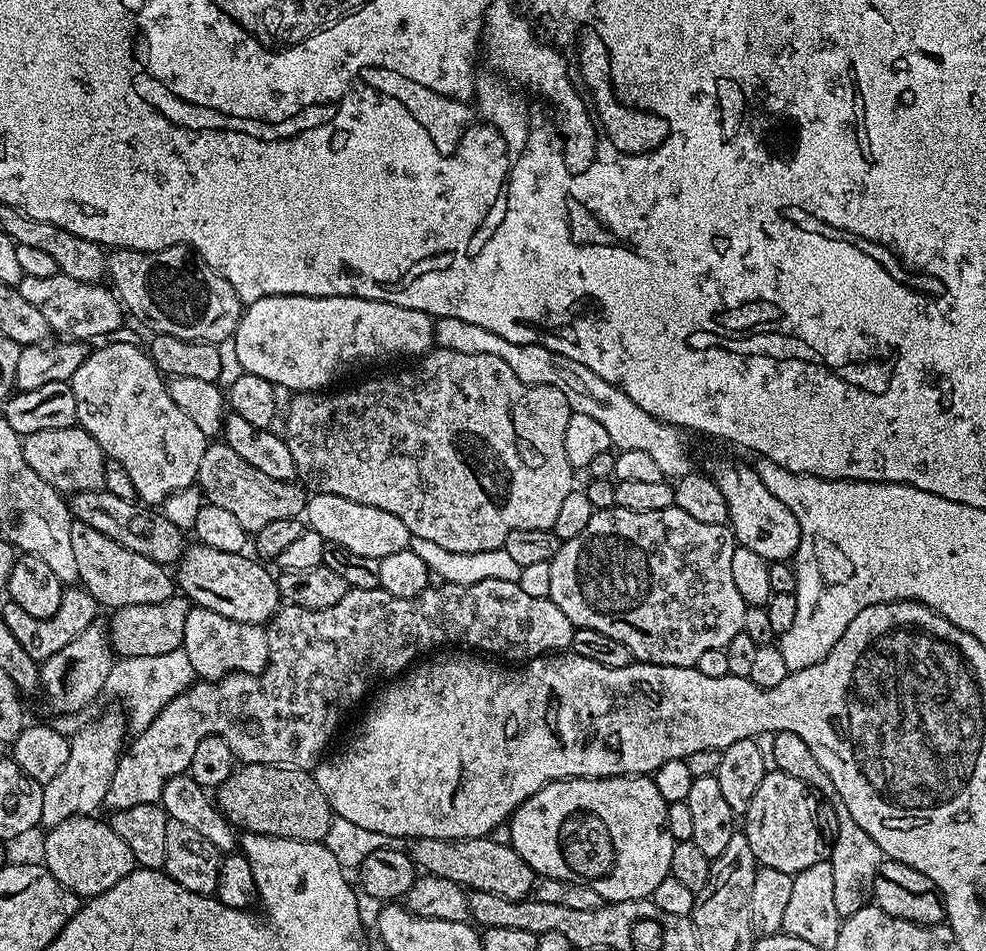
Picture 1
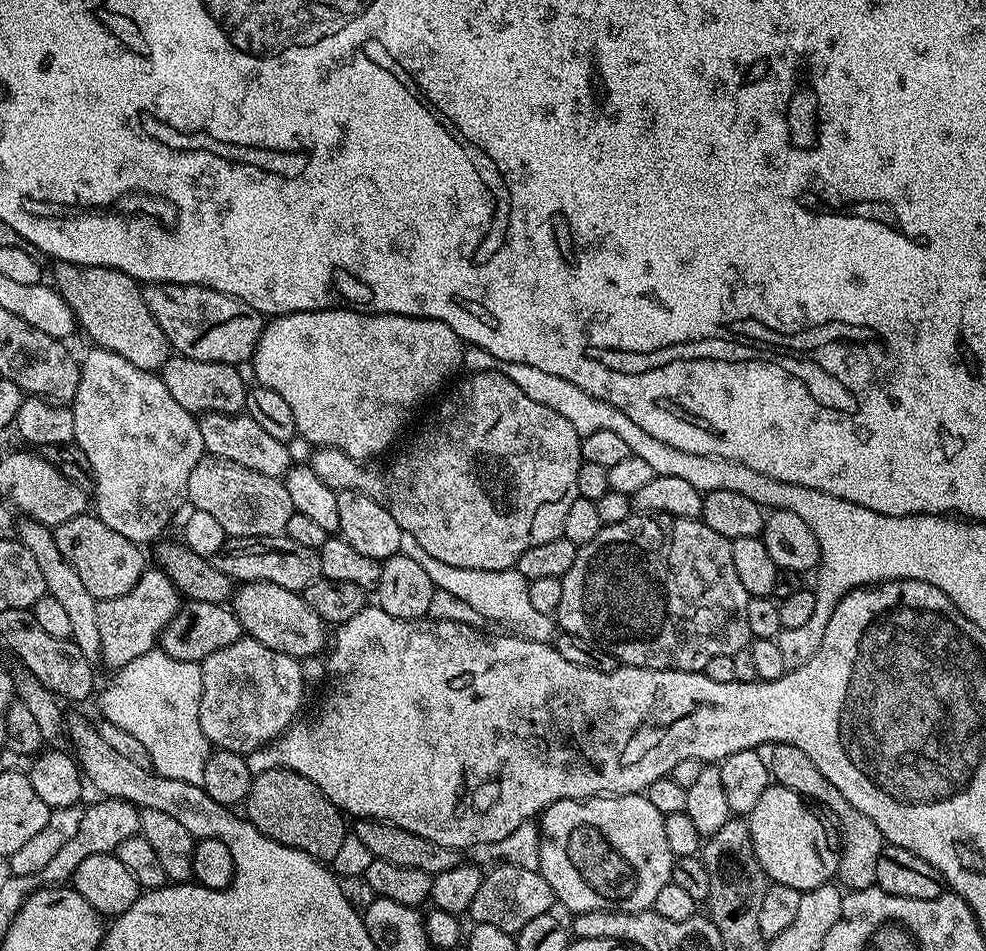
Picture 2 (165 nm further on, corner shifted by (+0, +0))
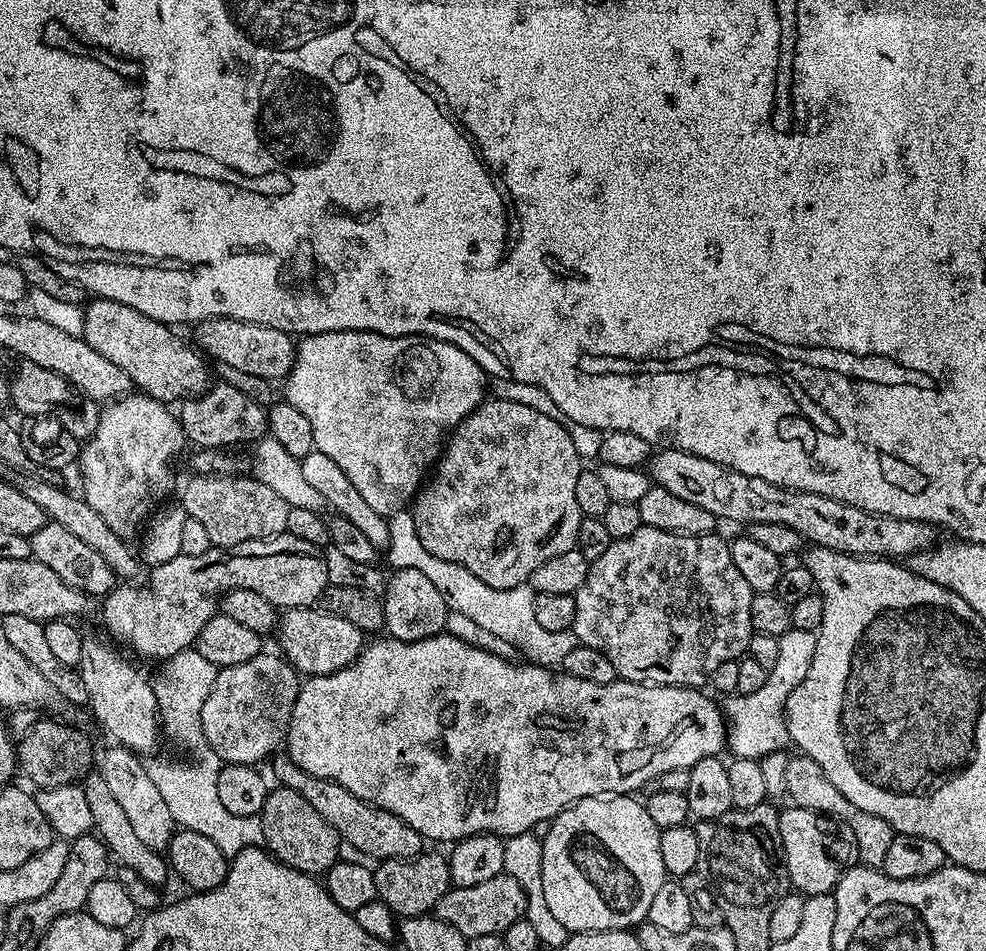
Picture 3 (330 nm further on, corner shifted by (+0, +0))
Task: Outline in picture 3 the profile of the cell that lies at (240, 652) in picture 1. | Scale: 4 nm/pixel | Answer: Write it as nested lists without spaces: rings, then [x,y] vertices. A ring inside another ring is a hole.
[[[261,654],[250,662],[226,666],[214,678],[213,689],[202,706],[202,730],[209,748],[224,764],[257,765],[285,743],[302,677],[283,655],[275,655]]]

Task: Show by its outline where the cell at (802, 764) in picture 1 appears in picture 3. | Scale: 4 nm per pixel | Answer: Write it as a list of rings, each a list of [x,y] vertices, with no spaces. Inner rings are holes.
[[[803,754],[795,755],[784,764],[784,788],[792,799],[789,801],[795,807],[833,817],[850,830],[854,830],[856,839],[854,852],[859,863],[866,868],[883,869],[886,853],[894,835],[892,828],[886,822],[882,822],[882,818],[866,814],[866,810],[858,810],[858,806],[854,806],[854,802],[850,802],[850,798],[846,798],[846,794],[842,794],[842,790],[838,790],[838,786],[834,786],[830,778],[826,778],[826,770],[822,770],[822,766],[814,762],[814,758]]]

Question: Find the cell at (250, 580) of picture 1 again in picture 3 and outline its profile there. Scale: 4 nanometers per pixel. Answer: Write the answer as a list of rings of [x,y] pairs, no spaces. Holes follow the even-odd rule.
[[[320,606],[287,609],[278,620],[279,636],[279,651],[304,678],[329,676],[347,664],[353,664],[360,657],[366,643],[366,634],[354,626],[354,622],[346,622],[346,618],[338,618]]]

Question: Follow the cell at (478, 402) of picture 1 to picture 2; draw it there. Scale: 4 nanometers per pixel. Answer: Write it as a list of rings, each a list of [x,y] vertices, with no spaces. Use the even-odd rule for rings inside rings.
[[[497,370],[497,371],[494,371],[494,372],[473,372],[473,373],[471,373],[471,374],[468,374],[468,375],[465,375],[465,376],[464,376],[464,377],[463,377],[463,378],[464,378],[464,379],[465,379],[465,380],[464,380],[464,381],[462,381],[462,382],[461,382],[461,384],[460,384],[460,385],[458,385],[458,386],[457,386],[457,388],[456,388],[456,389],[454,389],[454,390],[453,390],[453,392],[452,392],[452,397],[450,397],[450,398],[449,398],[449,400],[444,400],[444,401],[442,401],[442,402],[441,402],[441,404],[440,404],[440,405],[438,405],[438,406],[437,406],[437,408],[436,408],[436,413],[434,413],[434,414],[433,414],[433,416],[432,416],[432,417],[430,417],[430,418],[429,418],[429,420],[428,420],[428,421],[426,421],[426,422],[425,422],[425,424],[424,424],[424,429],[422,429],[422,430],[421,430],[421,432],[420,432],[420,433],[418,433],[418,434],[417,434],[417,436],[416,436],[416,444],[412,444],[412,445],[410,445],[410,446],[409,446],[409,448],[408,448],[408,452],[404,452],[404,453],[402,453],[402,454],[401,454],[401,456],[396,456],[396,457],[394,457],[394,458],[393,458],[393,460],[392,460],[392,461],[390,461],[390,462],[389,462],[389,464],[388,464],[388,465],[386,465],[386,466],[385,466],[385,468],[384,468],[384,472],[383,472],[383,470],[382,470],[382,469],[380,469],[380,468],[368,468],[368,467],[372,467],[372,466],[365,466],[365,465],[364,465],[364,464],[363,464],[363,463],[361,463],[361,461],[359,461],[359,460],[355,460],[355,459],[354,459],[354,458],[350,458],[350,457],[349,457],[349,456],[348,456],[348,455],[347,455],[347,454],[346,454],[346,453],[344,453],[344,452],[343,452],[343,451],[342,451],[342,450],[338,450],[338,449],[337,449],[337,448],[316,448],[316,449],[315,449],[315,451],[313,451],[313,452],[312,452],[312,453],[311,453],[311,459],[310,459],[310,463],[311,463],[311,465],[312,465],[312,469],[313,469],[313,470],[314,470],[314,474],[318,474],[318,478],[322,478],[322,482],[326,482],[326,486],[330,486],[330,487],[331,487],[331,488],[333,488],[333,489],[334,489],[334,491],[336,491],[336,492],[337,492],[337,493],[339,493],[339,492],[344,492],[344,491],[356,491],[356,492],[361,492],[361,494],[363,494],[363,495],[365,495],[365,496],[366,496],[366,498],[370,498],[370,499],[373,499],[373,500],[374,500],[374,502],[376,502],[376,503],[378,503],[378,504],[380,504],[380,505],[381,505],[381,506],[382,506],[382,507],[384,507],[384,508],[385,508],[385,509],[386,509],[386,510],[388,510],[388,511],[389,511],[389,512],[390,512],[390,515],[391,515],[391,517],[392,517],[392,518],[394,518],[394,520],[395,520],[395,521],[396,521],[396,522],[397,522],[397,524],[398,524],[398,526],[399,526],[399,527],[400,527],[400,528],[401,528],[401,530],[402,530],[402,532],[409,532],[409,533],[410,533],[410,535],[411,535],[411,536],[413,536],[413,537],[414,537],[414,538],[418,538],[418,546],[422,546],[422,550],[426,550],[426,554],[430,554],[430,558],[438,558],[438,562],[446,562],[446,566],[454,566],[454,567],[455,567],[455,568],[473,568],[473,569],[474,569],[474,570],[506,570],[506,569],[507,569],[507,568],[515,568],[515,567],[516,567],[516,563],[517,563],[517,562],[518,562],[518,558],[519,558],[519,557],[520,557],[520,555],[522,555],[522,553],[524,553],[524,552],[525,552],[525,551],[526,551],[526,550],[530,550],[530,546],[542,546],[542,542],[554,542],[554,541],[555,541],[555,540],[558,540],[558,539],[561,539],[561,537],[563,537],[563,535],[564,535],[564,523],[565,523],[565,522],[566,522],[566,513],[568,513],[568,512],[569,512],[569,511],[570,511],[570,505],[572,505],[572,504],[573,504],[573,502],[575,502],[575,500],[576,500],[576,498],[577,498],[577,494],[576,494],[576,491],[577,491],[577,490],[578,490],[578,470],[579,470],[579,469],[580,469],[580,465],[581,465],[581,463],[582,463],[582,461],[581,461],[581,459],[580,459],[580,442],[581,442],[581,439],[582,439],[582,438],[581,438],[581,436],[579,436],[579,434],[578,434],[578,433],[576,433],[576,431],[575,431],[575,430],[574,430],[574,426],[570,426],[570,422],[566,422],[566,418],[562,418],[562,414],[558,414],[558,413],[557,413],[557,412],[555,412],[555,411],[554,411],[554,410],[550,410],[550,406],[542,406],[542,402],[534,402],[534,398],[526,398],[526,394],[522,394],[522,390],[518,390],[518,386],[514,386],[514,382],[510,382],[510,378],[506,378],[506,377],[505,377],[505,376],[504,376],[504,374],[503,374],[503,371],[500,371],[500,370]]]

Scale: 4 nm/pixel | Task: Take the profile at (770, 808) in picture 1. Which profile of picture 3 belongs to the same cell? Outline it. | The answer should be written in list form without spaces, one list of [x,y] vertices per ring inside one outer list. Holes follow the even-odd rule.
[[[795,806],[780,812],[780,851],[784,854],[784,869],[788,871],[789,885],[804,896],[832,892],[853,863],[855,847],[854,830],[833,817]]]

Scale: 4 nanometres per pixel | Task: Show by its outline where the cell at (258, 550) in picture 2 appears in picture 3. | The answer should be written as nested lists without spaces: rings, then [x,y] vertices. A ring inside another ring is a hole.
[[[287,534],[271,536],[269,540],[238,542],[229,548],[214,546],[206,550],[206,554],[178,555],[170,558],[170,562],[155,565],[149,572],[152,573],[148,576],[145,588],[135,588],[135,583],[124,582],[103,597],[104,624],[108,627],[109,637],[117,636],[138,655],[149,656],[152,660],[159,659],[160,662],[193,647],[204,628],[205,620],[217,615],[221,599],[234,590],[254,590],[254,594],[262,594],[262,598],[276,605],[277,609],[287,610],[313,607],[323,597],[325,588],[329,587],[321,549],[310,546],[310,542],[302,542],[302,538]]]

